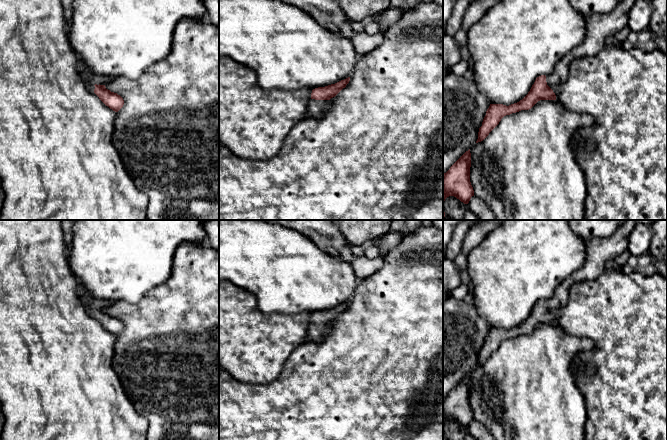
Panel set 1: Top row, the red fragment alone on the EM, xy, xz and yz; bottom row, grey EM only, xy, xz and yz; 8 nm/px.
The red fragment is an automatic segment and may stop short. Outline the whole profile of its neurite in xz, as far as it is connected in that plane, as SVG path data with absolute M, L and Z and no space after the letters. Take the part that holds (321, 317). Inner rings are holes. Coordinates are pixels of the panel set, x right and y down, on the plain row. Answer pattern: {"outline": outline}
{"outline": "M350 301L335 308L318 311L312 314L311 323L307 329L307 341L321 343L325 340L331 328L330 323L335 321L349 307Z"}

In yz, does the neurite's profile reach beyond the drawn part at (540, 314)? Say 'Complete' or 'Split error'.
Split error

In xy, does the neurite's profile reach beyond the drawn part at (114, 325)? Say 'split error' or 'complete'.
split error

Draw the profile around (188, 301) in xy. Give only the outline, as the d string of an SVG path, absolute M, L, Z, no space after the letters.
M181 243L175 254L170 277L152 288L143 298L133 304L124 300L110 302L106 313L117 317L124 324L114 345L112 367L122 384L123 390L136 411L148 421L147 440L219 440L219 249L207 243Z

